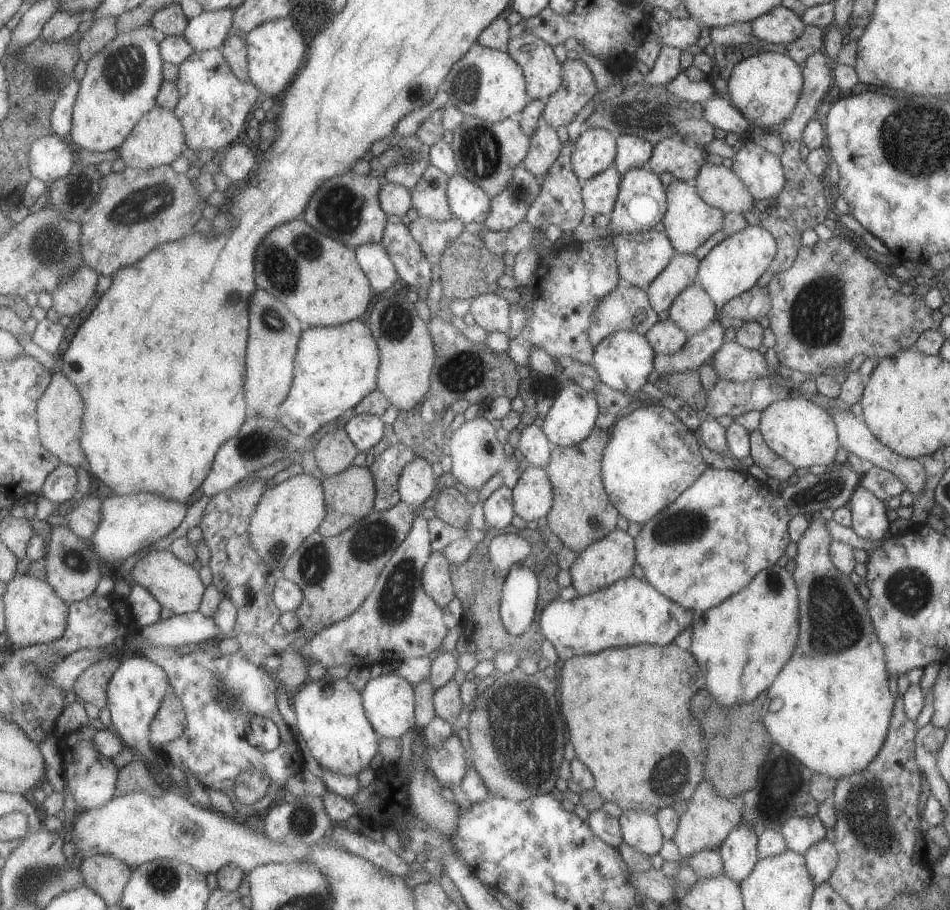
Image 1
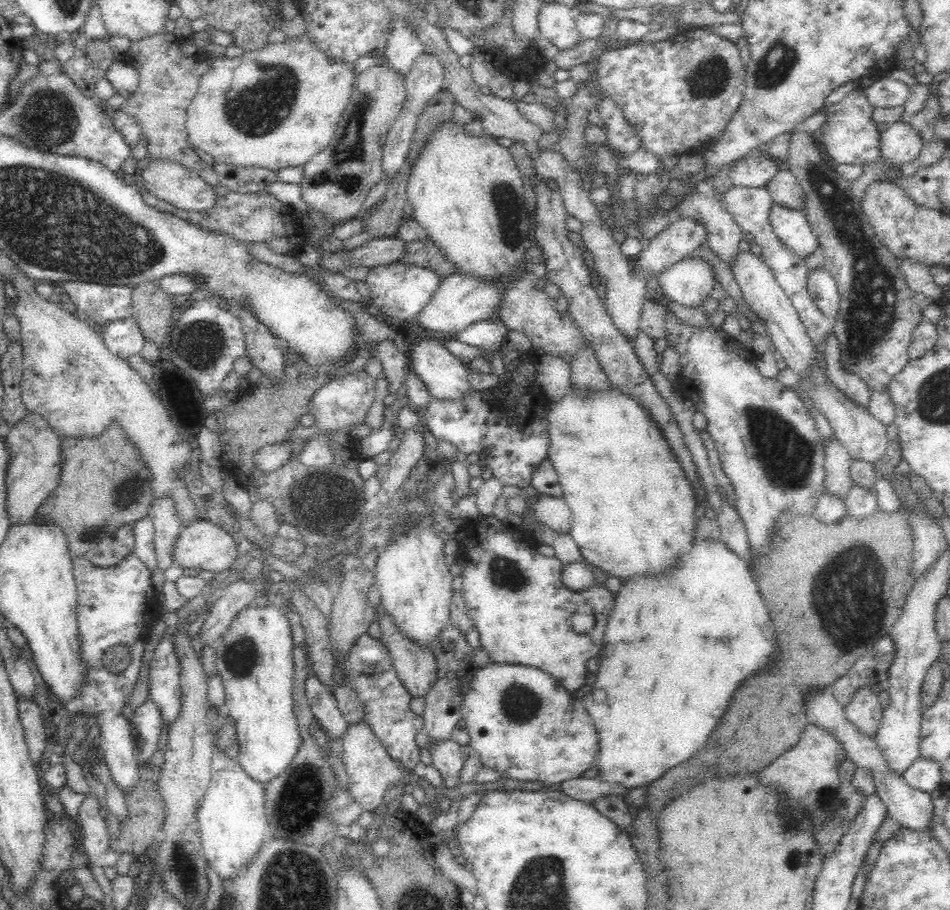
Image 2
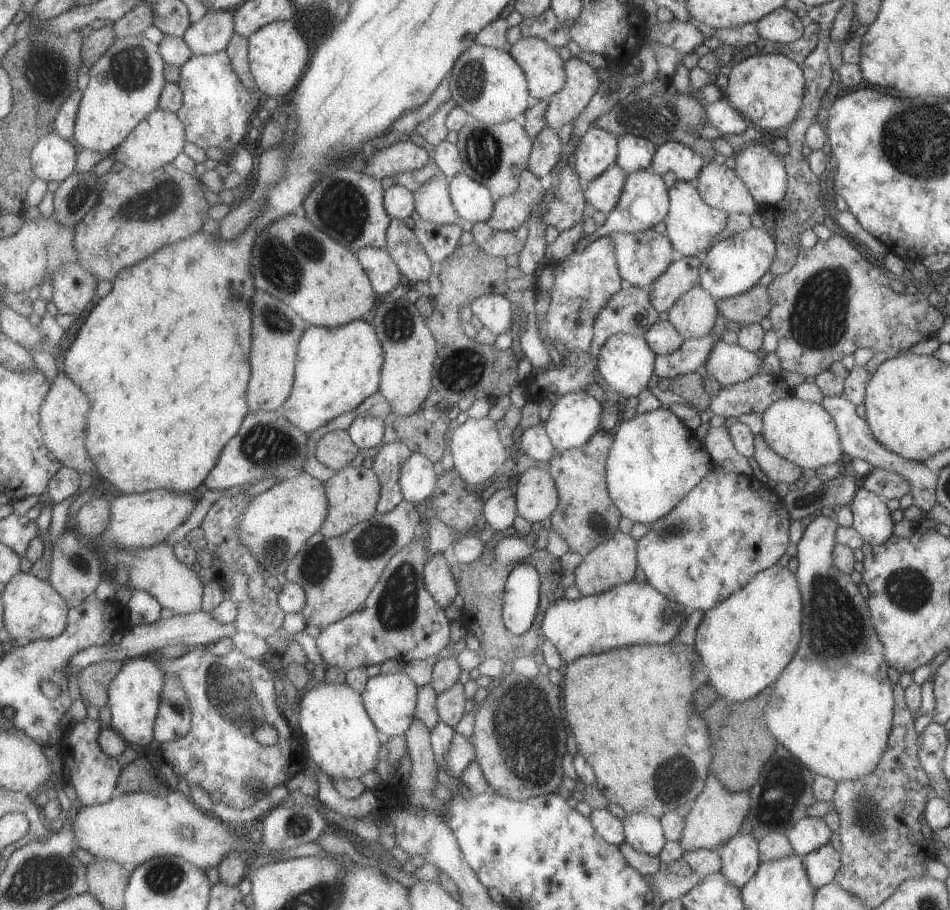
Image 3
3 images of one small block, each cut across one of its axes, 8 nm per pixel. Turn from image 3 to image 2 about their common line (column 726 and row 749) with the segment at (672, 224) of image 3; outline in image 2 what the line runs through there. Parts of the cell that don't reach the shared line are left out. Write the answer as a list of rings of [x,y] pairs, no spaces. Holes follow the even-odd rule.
[[[214,748],[211,762],[211,779],[205,795],[202,797],[200,808],[197,810],[199,824],[200,847],[205,852],[209,868],[212,868],[222,884],[229,883],[243,871],[260,850],[267,832],[267,814],[265,811],[265,787],[262,783],[251,779],[240,767],[237,759],[229,758],[226,751]]]

